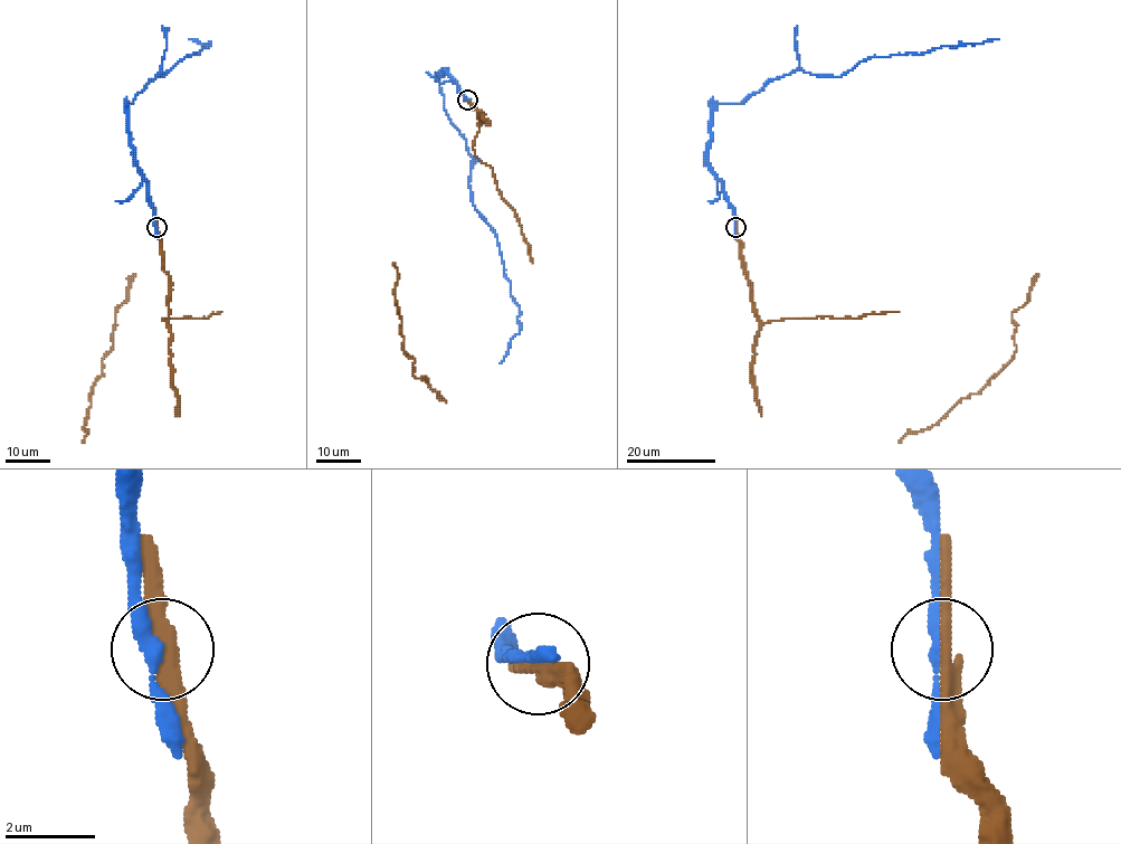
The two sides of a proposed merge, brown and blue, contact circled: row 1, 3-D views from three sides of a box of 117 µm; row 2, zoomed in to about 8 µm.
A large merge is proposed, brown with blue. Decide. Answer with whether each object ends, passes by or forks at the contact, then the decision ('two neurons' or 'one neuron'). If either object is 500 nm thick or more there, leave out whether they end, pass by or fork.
brown passes by; blue passes by; one neuron

